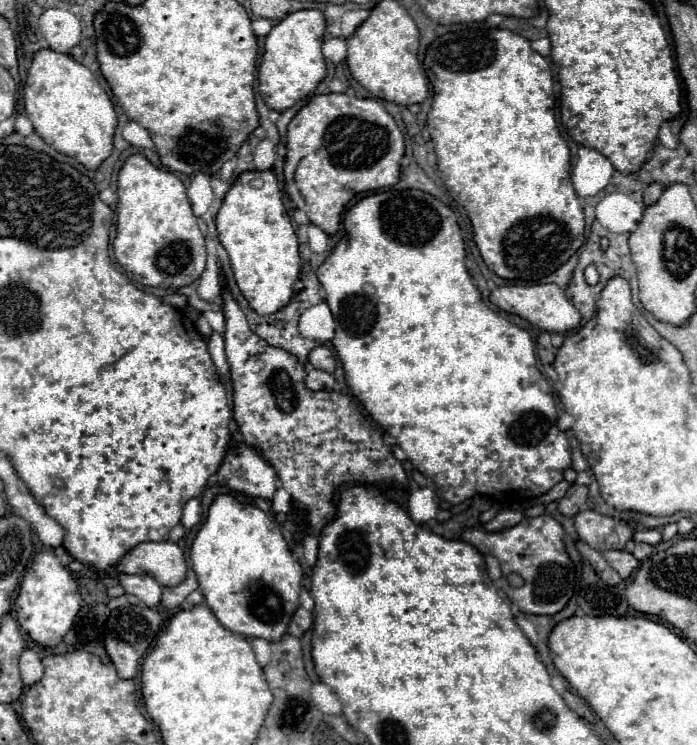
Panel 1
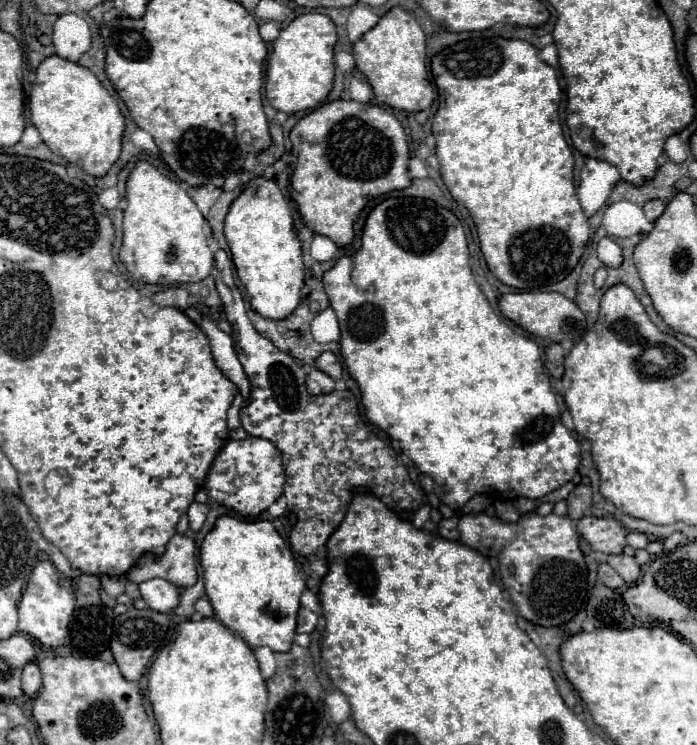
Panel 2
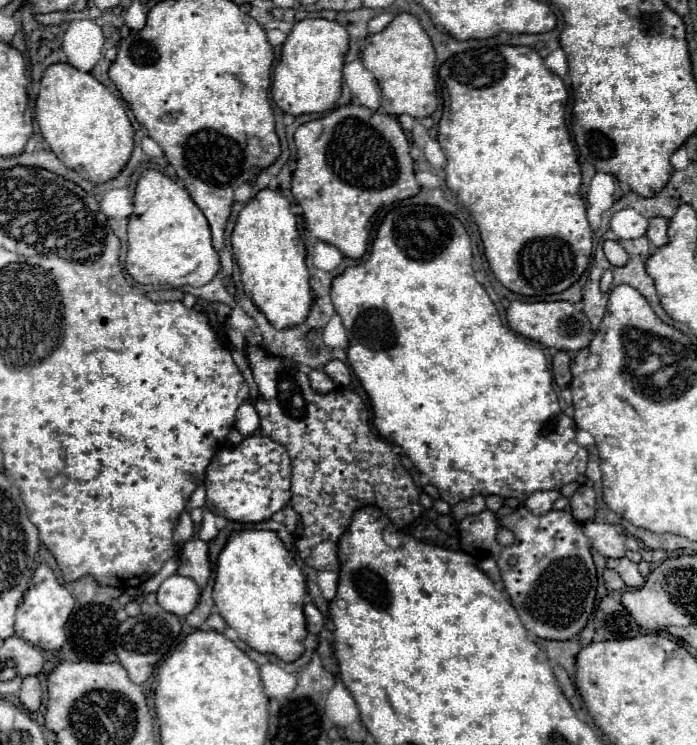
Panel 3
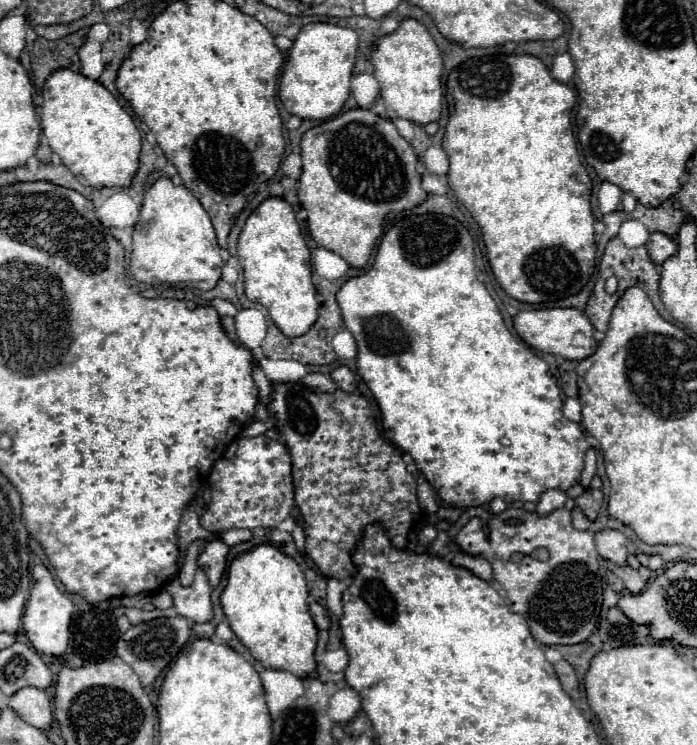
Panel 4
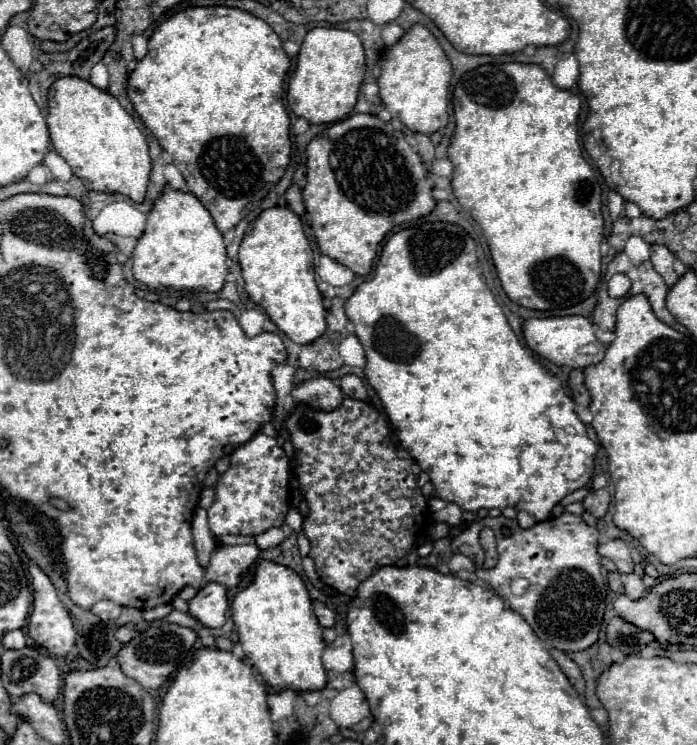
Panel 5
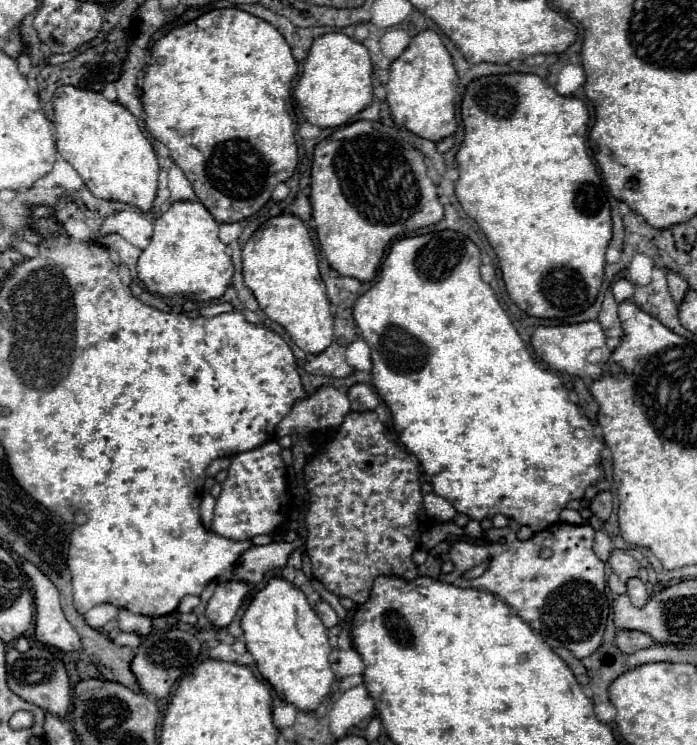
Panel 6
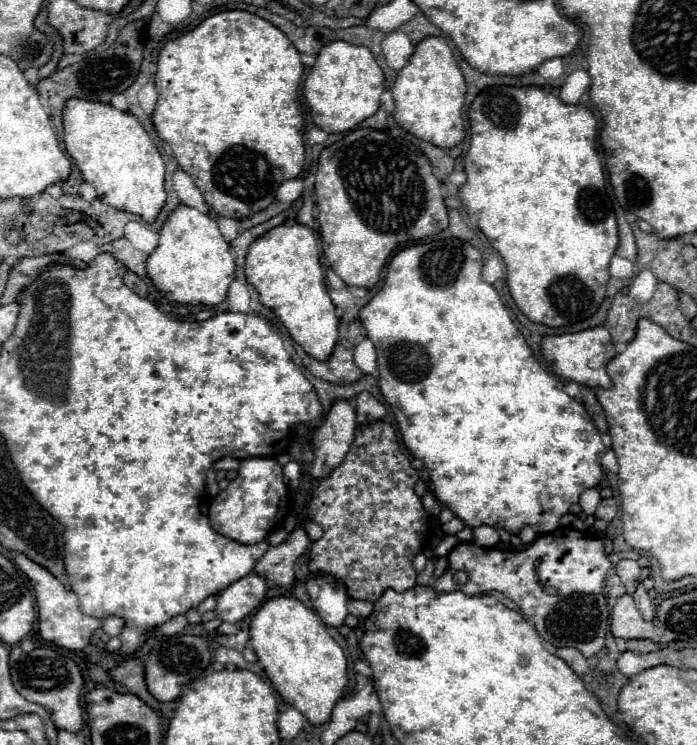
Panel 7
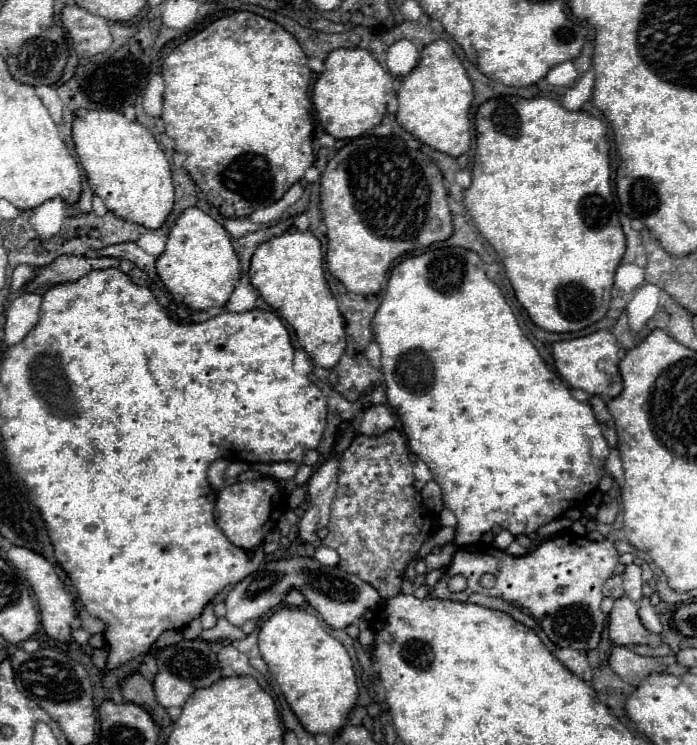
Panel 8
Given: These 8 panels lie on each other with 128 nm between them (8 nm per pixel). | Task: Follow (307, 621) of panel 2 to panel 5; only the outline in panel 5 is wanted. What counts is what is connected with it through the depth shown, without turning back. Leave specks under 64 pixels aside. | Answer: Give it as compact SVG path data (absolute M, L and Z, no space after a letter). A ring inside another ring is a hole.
M314 602L314 614L316 614L320 626L324 626L324 628L334 626L334 614L332 614L332 610L328 606L324 606L322 602Z

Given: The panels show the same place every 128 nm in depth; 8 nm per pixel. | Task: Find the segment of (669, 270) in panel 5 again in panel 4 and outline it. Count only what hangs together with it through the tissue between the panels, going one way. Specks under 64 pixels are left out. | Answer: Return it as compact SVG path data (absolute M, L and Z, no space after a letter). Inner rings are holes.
M652 232L646 248L648 248L648 254L652 256L652 260L656 260L656 264L662 264L668 256L672 256L676 252L676 240L664 232Z

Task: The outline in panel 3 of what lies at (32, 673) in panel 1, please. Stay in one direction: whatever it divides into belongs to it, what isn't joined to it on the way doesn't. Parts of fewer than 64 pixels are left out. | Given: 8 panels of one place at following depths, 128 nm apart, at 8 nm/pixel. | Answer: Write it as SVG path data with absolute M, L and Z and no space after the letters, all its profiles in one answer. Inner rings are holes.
M26 676L22 680L22 688L20 688L20 702L28 708L28 710L38 710L40 702L42 702L42 684L38 676Z

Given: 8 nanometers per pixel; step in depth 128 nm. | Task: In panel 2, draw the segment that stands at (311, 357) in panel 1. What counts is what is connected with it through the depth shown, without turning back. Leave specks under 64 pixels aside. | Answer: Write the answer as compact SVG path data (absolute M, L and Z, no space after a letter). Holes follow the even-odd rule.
M322 352L316 358L316 368L320 368L324 374L332 376L334 380L338 380L342 376L342 364L336 358L336 354L332 354L332 352Z

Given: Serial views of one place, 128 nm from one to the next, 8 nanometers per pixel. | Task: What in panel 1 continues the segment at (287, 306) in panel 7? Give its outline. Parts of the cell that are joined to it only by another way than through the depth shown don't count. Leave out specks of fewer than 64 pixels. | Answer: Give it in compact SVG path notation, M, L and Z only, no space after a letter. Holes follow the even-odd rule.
M248 170L230 184L216 216L216 230L230 256L236 284L248 304L258 314L272 314L286 306L294 296L292 284L300 274L300 256L298 240L272 170Z

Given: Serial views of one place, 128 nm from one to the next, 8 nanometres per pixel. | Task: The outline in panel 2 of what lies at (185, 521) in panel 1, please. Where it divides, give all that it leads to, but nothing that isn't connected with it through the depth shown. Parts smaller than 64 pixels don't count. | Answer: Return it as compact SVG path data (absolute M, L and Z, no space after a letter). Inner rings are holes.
M192 502L190 508L188 508L188 518L190 518L190 528L194 532L198 532L206 520L206 514L208 514L208 506L206 504L200 504L200 502Z

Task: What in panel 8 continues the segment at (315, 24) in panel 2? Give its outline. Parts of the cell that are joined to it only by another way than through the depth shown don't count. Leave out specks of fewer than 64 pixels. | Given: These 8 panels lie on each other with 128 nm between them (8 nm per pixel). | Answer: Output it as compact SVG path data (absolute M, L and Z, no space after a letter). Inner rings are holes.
M336 48L324 62L326 70L318 74L312 88L312 104L322 128L334 138L358 138L374 128L394 90L392 76L364 48Z

